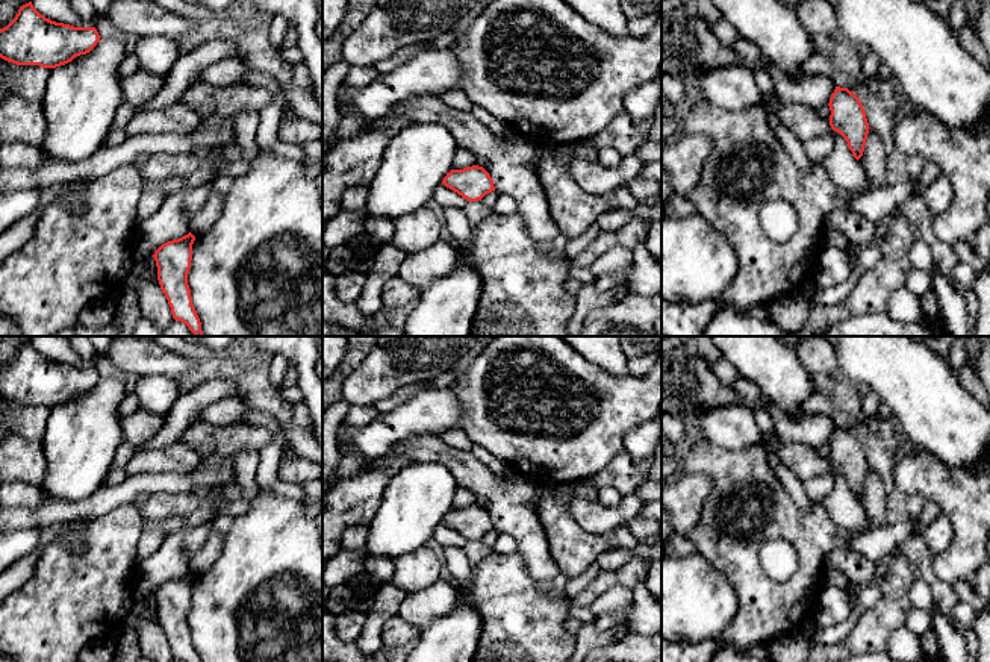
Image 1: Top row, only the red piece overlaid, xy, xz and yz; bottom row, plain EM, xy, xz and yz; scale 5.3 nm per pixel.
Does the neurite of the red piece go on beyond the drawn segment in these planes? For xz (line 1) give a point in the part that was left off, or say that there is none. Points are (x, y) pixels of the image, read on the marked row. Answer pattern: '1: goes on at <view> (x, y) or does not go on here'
1: does not go on here

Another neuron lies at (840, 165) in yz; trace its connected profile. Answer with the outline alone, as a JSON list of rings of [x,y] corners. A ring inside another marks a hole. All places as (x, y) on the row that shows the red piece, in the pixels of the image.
[[[831,130],[830,135],[834,138],[834,150],[820,167],[839,188],[860,194],[867,192],[867,174],[861,162],[854,158],[840,133]]]

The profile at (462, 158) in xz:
[[[457,148],[457,151],[456,151],[454,158],[453,158],[453,170],[463,170],[463,168],[472,167],[472,165],[478,165],[478,167],[483,167],[486,170],[487,164],[484,161],[478,161],[468,150]]]

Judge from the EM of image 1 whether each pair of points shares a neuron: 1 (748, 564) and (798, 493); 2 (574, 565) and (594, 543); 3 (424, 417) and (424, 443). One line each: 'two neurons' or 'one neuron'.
1: two neurons
2: one neuron
3: two neurons

